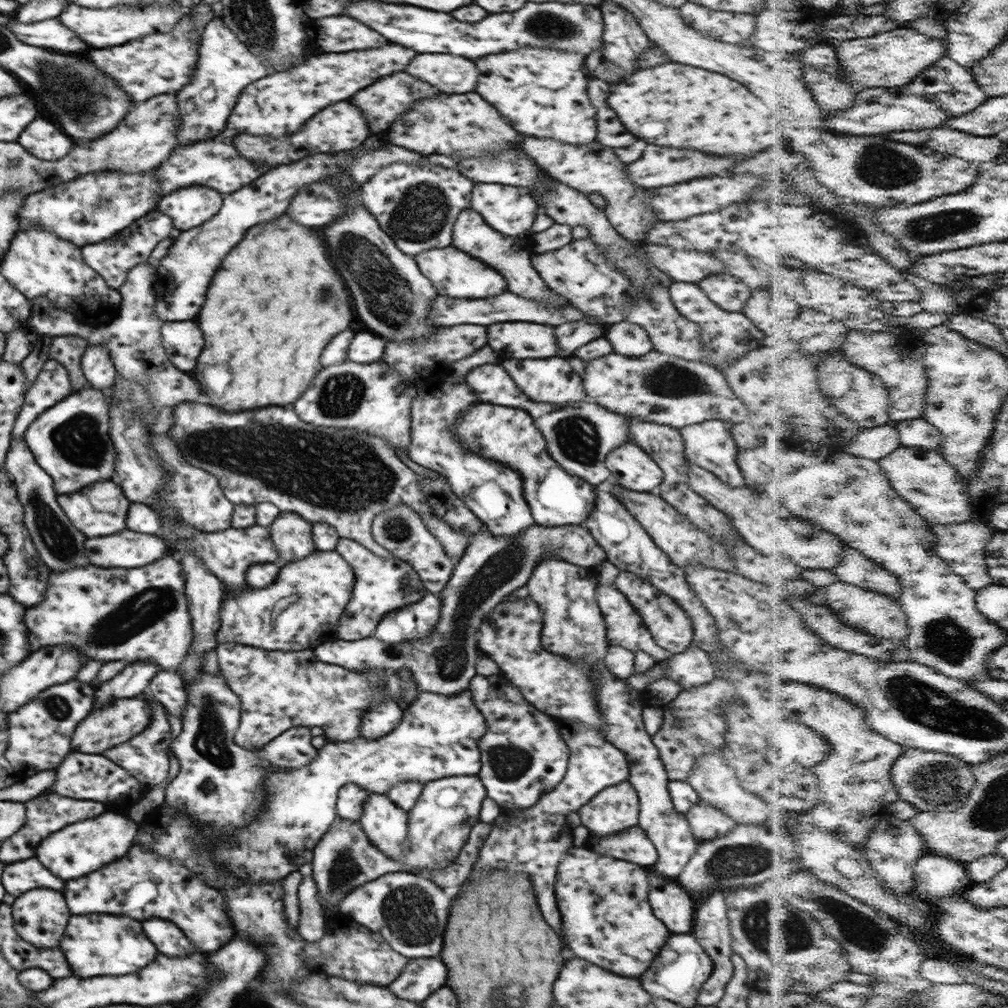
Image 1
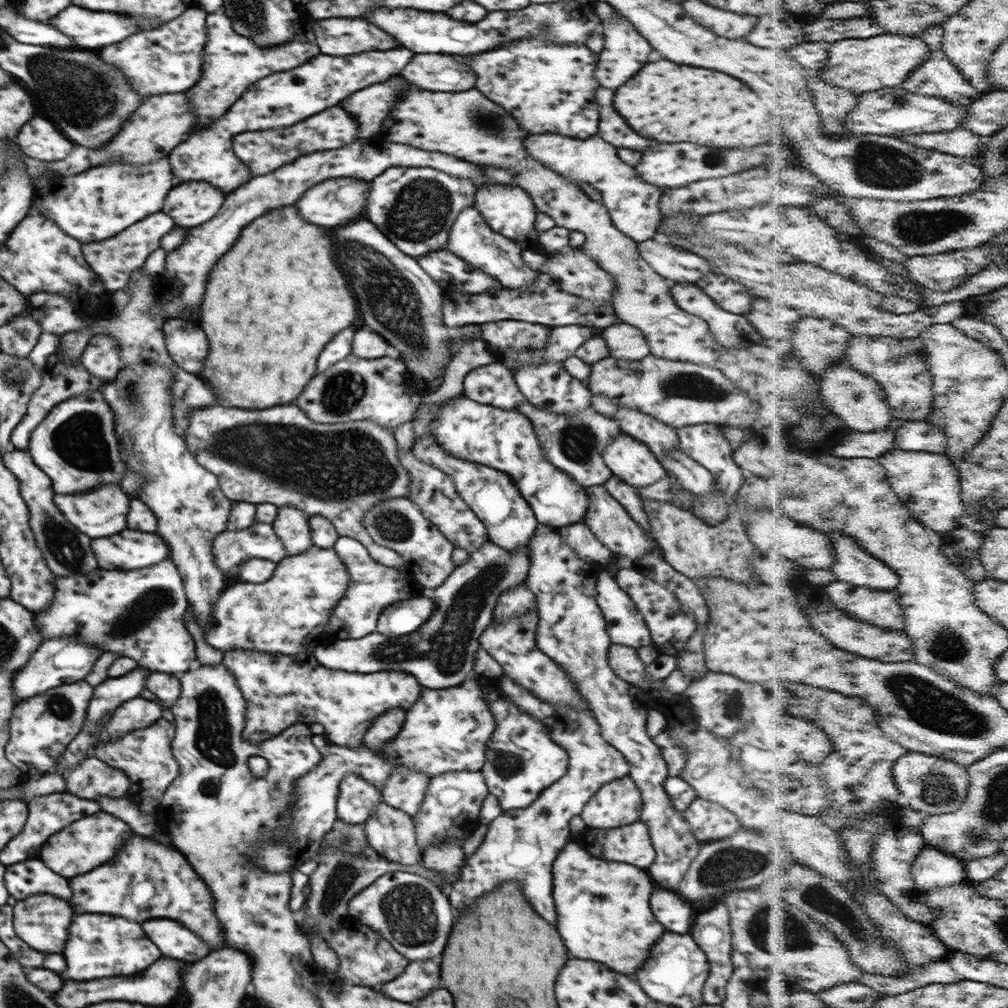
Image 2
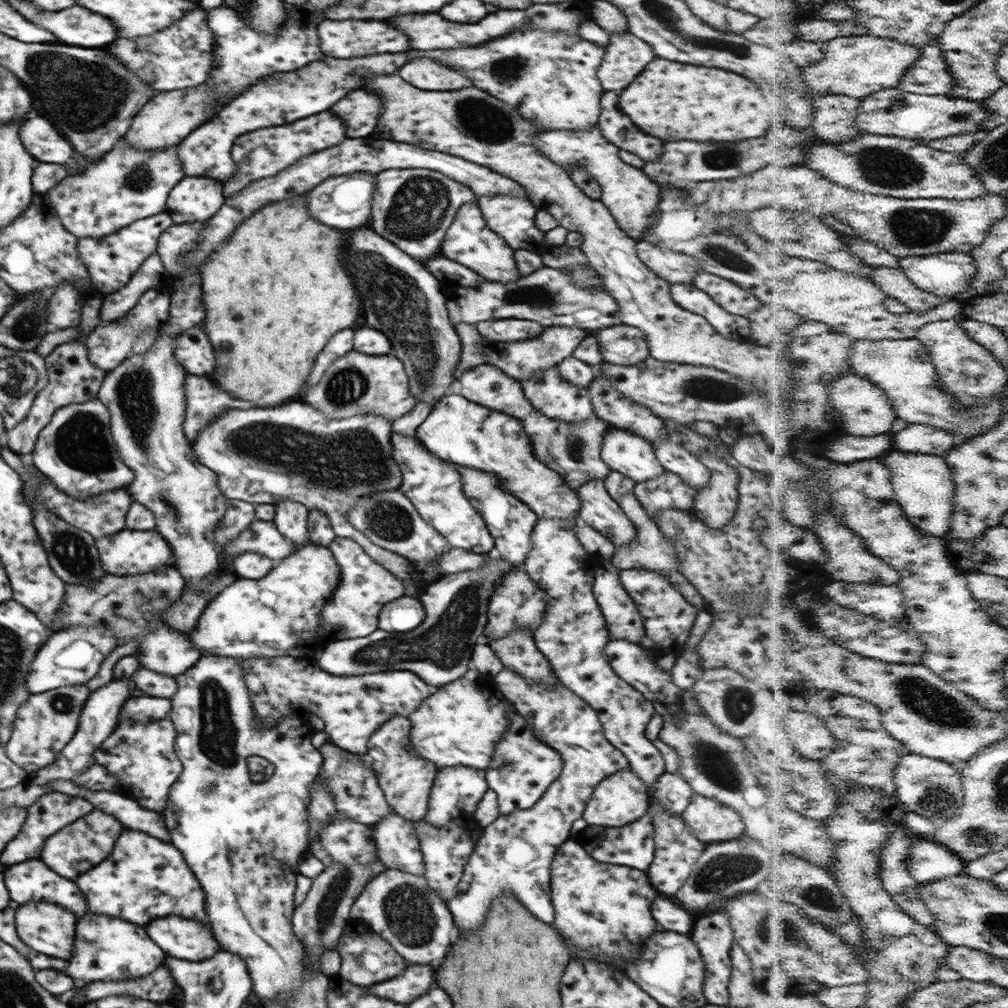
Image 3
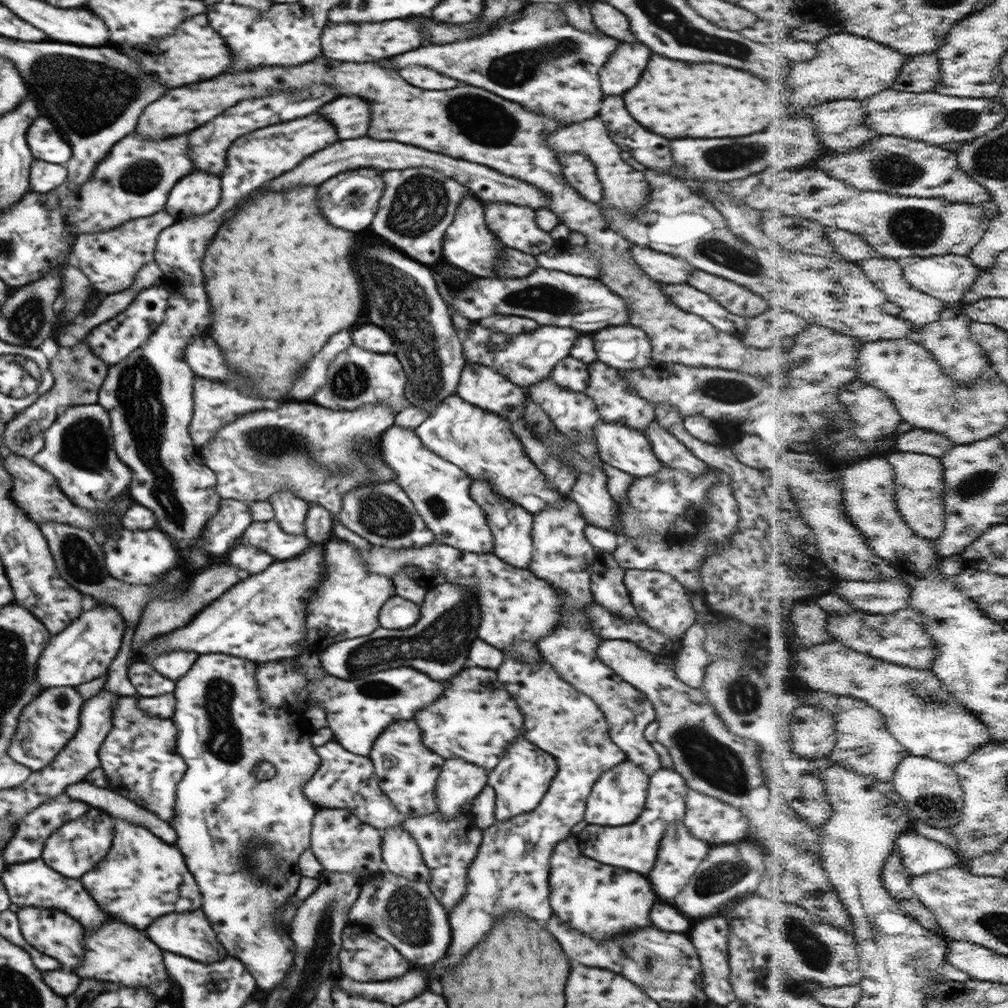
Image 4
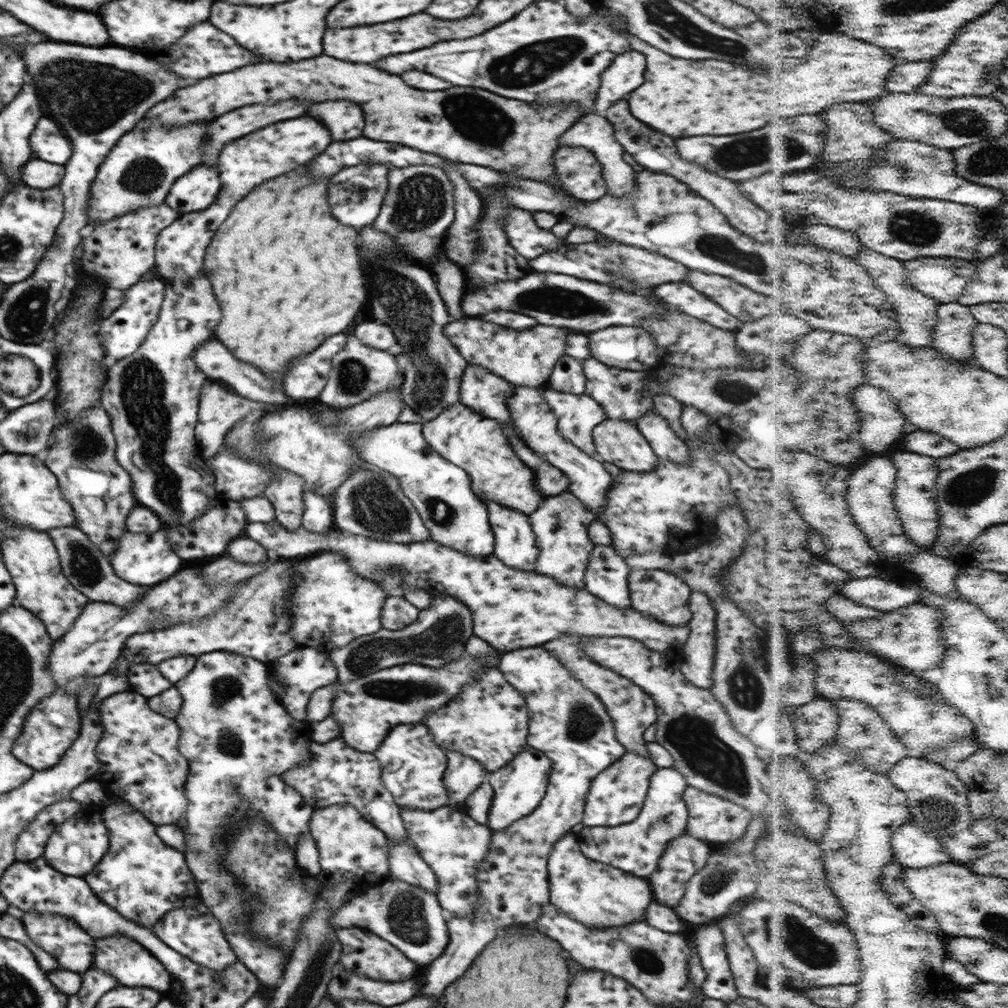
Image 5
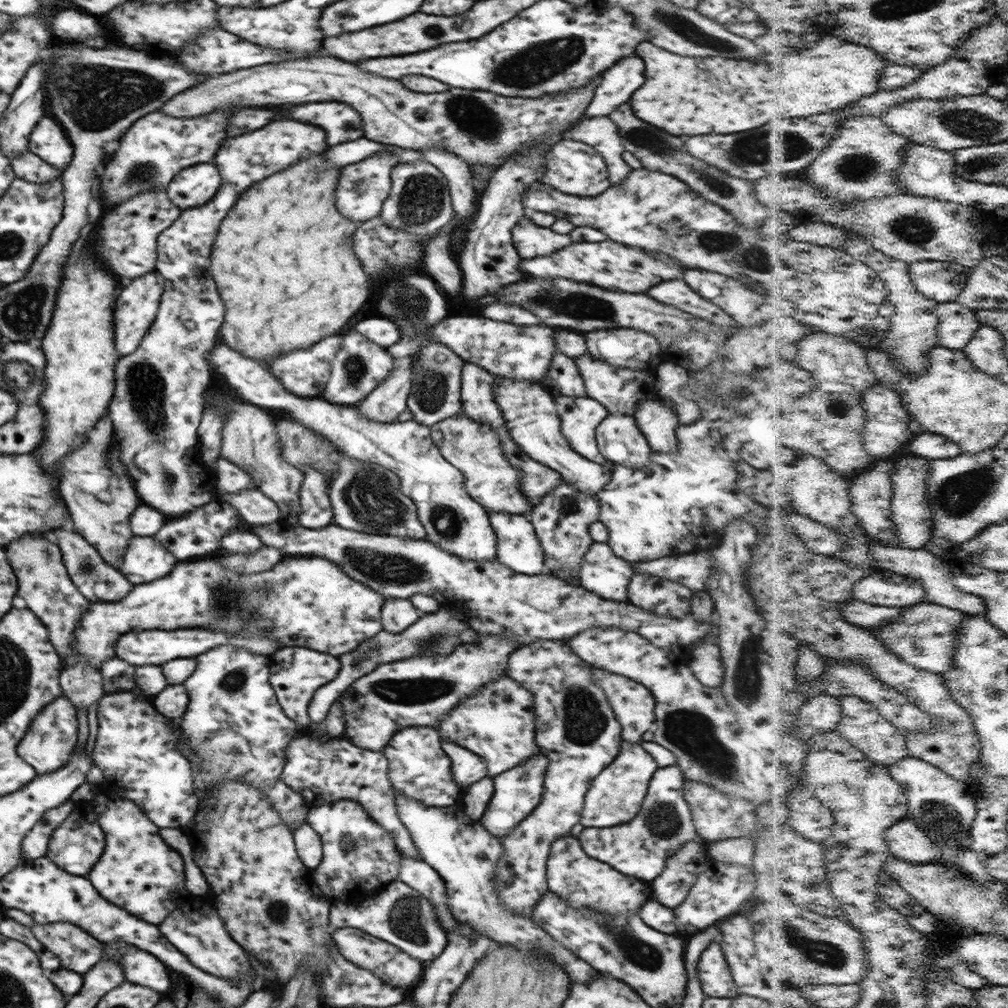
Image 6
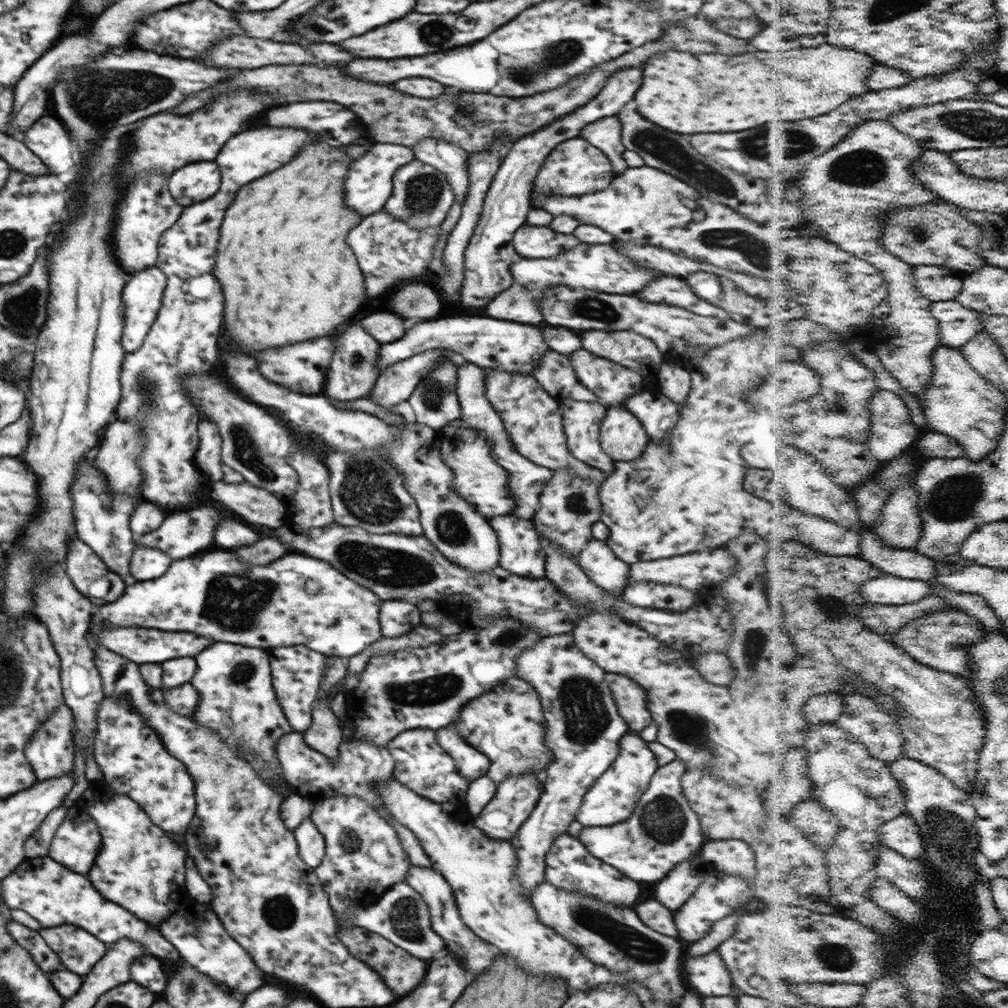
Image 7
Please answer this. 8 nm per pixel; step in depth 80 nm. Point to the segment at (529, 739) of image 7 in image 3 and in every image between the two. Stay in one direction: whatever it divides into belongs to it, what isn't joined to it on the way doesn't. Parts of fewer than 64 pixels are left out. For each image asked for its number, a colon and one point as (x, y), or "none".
3: (458, 724)
4: (475, 719)
5: (488, 721)
6: (497, 723)

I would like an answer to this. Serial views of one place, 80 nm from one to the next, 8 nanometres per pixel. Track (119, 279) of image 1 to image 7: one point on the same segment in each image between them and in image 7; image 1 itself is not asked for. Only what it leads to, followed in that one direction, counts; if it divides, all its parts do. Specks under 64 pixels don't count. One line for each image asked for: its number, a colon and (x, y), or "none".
2: (114, 260)
3: (111, 260)
4: (110, 260)
5: (118, 252)
6: (125, 238)
7: (147, 209)

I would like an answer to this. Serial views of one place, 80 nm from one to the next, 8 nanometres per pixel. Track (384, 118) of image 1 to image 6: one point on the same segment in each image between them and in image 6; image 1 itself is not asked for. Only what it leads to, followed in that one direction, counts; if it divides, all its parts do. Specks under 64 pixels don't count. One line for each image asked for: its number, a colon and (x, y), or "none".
2: (371, 106)
3: (360, 109)
4: (350, 114)
5: (345, 120)
6: (342, 123)

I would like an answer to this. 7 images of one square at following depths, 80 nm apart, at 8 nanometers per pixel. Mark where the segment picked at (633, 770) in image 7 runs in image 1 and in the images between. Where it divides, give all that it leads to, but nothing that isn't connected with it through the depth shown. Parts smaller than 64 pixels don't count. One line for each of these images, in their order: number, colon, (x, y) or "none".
1: (615, 808)
2: (617, 803)
3: (620, 799)
4: (618, 797)
5: (616, 796)
6: (615, 796)

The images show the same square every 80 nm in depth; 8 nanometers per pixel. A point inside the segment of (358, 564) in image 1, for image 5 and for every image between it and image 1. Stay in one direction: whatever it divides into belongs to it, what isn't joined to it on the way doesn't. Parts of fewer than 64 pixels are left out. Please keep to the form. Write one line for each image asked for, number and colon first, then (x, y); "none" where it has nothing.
2: (373, 587)
3: (365, 587)
4: (346, 605)
5: (329, 605)

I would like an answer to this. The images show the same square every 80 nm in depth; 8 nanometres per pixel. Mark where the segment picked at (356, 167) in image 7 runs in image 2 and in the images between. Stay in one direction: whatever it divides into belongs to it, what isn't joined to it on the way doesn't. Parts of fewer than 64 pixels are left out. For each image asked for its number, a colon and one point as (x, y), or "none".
2: (335, 202)
3: (344, 202)
4: (350, 201)
5: (356, 194)
6: (363, 187)

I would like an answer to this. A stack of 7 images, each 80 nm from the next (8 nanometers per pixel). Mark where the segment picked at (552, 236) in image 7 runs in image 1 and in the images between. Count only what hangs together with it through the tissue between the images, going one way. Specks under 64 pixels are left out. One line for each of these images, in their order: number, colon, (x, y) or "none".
1: (511, 210)
2: (509, 210)
3: (513, 218)
4: (515, 225)
5: (523, 233)
6: (530, 240)

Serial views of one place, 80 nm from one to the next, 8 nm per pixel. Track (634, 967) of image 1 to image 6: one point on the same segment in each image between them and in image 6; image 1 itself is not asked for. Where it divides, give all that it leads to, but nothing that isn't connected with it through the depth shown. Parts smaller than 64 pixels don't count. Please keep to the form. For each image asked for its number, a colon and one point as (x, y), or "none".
2: (604, 915)
3: (604, 909)
4: (601, 901)
5: (597, 895)
6: (584, 883)

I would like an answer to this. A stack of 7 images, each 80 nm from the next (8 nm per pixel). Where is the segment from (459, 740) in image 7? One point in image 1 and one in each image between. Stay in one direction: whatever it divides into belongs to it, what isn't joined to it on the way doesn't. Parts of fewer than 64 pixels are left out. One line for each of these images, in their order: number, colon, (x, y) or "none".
1: (439, 823)
2: (453, 800)
3: (456, 791)
4: (459, 782)
5: (463, 775)
6: (467, 768)

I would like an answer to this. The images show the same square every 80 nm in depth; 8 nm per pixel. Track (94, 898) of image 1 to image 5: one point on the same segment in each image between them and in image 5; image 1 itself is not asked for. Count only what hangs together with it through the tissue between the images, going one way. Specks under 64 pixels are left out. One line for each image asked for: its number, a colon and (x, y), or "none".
2: (166, 886)
3: (144, 878)
4: (141, 878)
5: (142, 878)

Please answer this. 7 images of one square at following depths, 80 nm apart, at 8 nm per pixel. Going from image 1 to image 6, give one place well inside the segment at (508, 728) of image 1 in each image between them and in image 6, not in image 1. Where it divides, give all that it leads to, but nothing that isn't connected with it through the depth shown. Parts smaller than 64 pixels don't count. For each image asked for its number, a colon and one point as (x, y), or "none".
2: (522, 759)
3: (522, 767)
4: (522, 776)
5: (519, 787)
6: (518, 791)

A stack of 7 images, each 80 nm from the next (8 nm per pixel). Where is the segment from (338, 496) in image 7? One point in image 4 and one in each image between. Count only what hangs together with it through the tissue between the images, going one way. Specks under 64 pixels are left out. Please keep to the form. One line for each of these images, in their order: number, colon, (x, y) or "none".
4: (381, 512)
5: (370, 503)
6: (364, 498)

